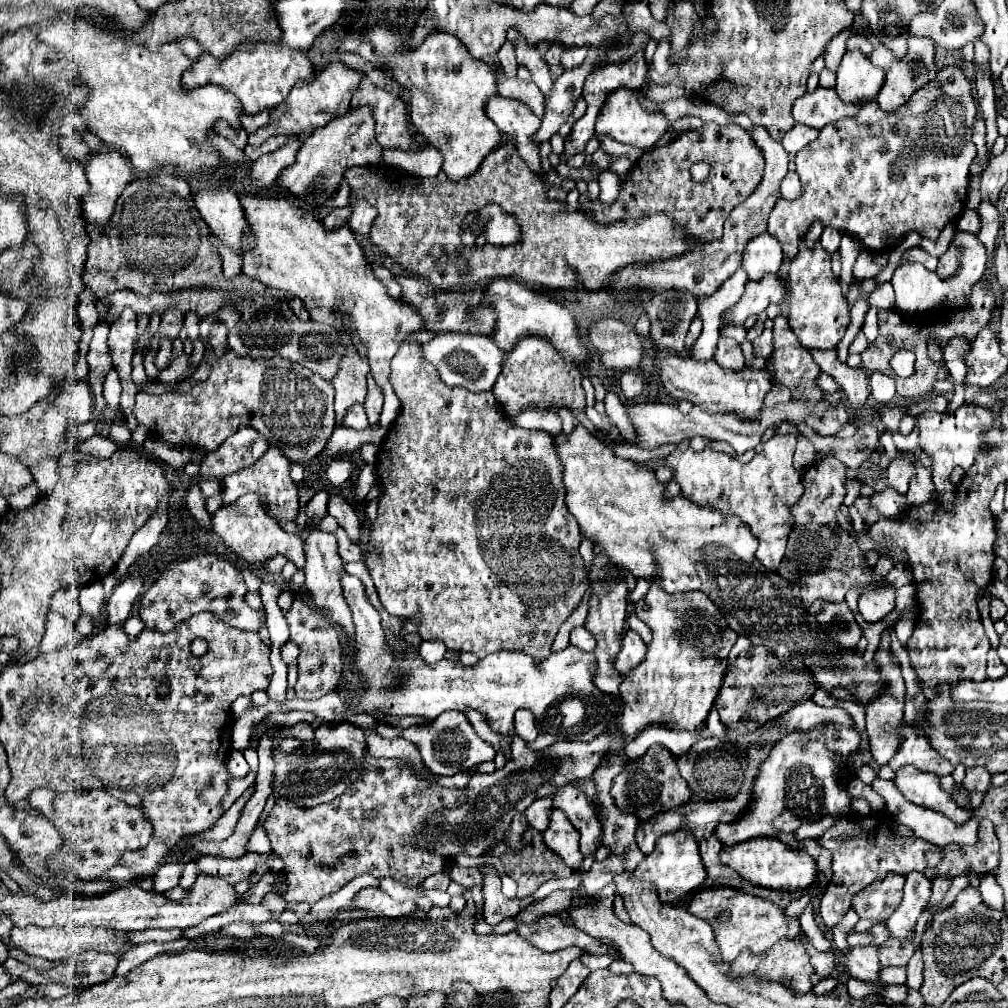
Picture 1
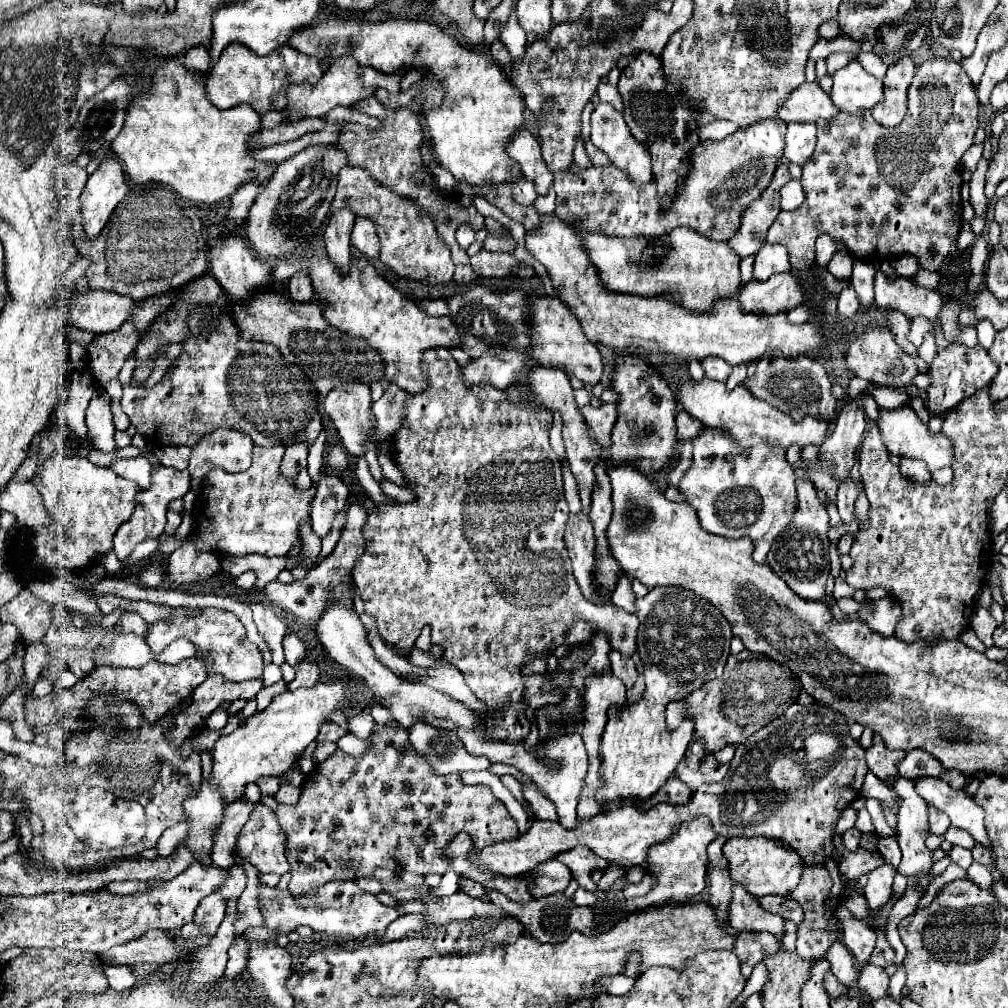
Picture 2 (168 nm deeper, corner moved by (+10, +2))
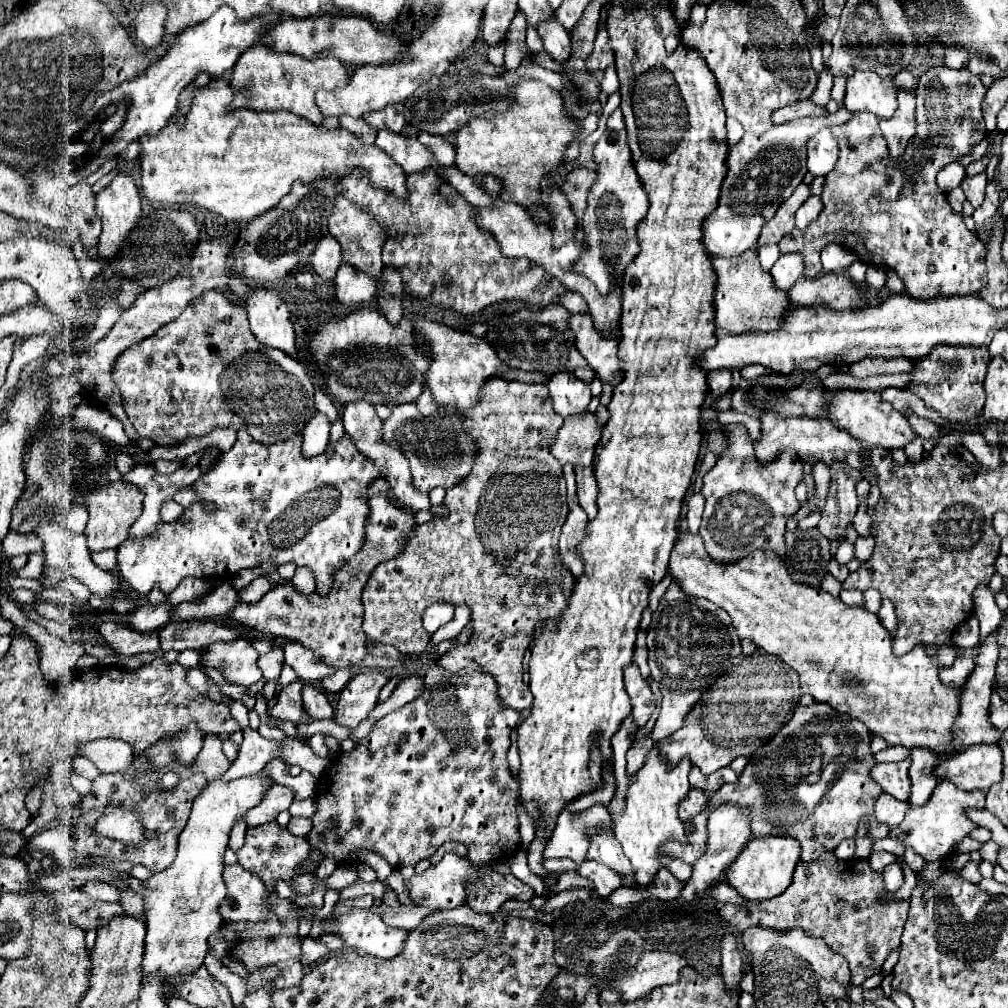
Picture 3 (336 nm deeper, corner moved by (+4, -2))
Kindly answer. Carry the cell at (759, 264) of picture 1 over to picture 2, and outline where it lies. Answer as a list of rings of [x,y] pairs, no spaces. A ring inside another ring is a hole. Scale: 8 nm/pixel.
[[[779,244],[761,246],[761,250],[757,252],[757,258],[755,258],[755,272],[753,272],[755,280],[767,280],[773,274],[789,272],[789,270],[791,270],[791,264],[789,264],[789,256],[787,256],[787,248],[779,246]]]

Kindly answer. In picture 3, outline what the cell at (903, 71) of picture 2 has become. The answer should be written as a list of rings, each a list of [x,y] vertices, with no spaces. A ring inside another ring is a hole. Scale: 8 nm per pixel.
[[[899,88],[897,102],[899,102],[899,108],[895,110],[893,118],[879,122],[883,138],[889,144],[889,154],[893,158],[901,156],[909,138],[915,136],[915,96],[913,92],[907,88]]]

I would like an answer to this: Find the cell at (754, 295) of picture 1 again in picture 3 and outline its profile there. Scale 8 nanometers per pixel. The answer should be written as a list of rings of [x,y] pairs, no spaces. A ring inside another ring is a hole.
[[[825,274],[819,278],[799,278],[789,290],[791,306],[815,308],[825,306],[833,310],[863,306],[863,292],[853,286],[845,274]]]

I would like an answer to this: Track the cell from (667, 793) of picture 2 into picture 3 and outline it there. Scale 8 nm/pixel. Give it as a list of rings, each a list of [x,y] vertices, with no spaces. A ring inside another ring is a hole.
[[[689,790],[687,796],[679,804],[679,818],[687,820],[687,818],[695,816],[695,812],[701,812],[701,808],[705,808],[705,804],[707,804],[707,796],[703,790]]]

